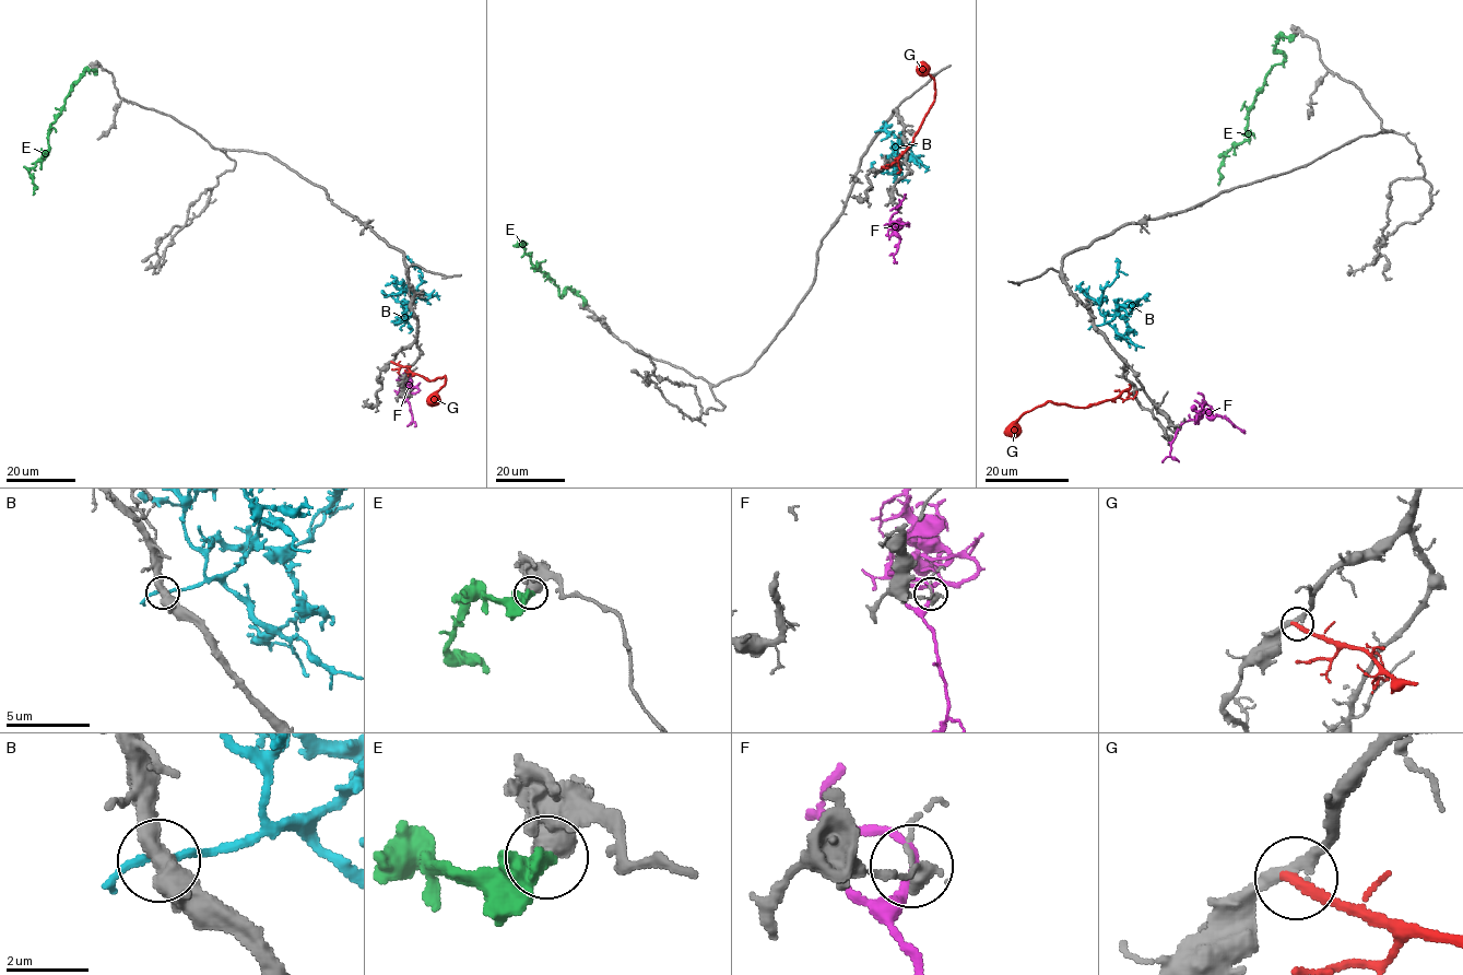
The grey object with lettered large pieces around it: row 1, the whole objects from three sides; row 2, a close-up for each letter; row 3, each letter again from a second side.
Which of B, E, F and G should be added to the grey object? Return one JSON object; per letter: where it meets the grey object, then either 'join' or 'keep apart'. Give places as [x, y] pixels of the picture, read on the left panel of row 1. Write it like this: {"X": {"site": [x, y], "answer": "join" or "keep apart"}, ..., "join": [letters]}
{"B": {"site": [412, 313], "answer": "keep apart"}, "E": {"site": [94, 69], "answer": "keep apart"}, "F": {"site": [409, 396], "answer": "keep apart"}, "G": {"site": [392, 362], "answer": "keep apart"}, "join": []}

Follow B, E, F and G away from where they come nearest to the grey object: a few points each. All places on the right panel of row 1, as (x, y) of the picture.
B: (1094, 326), (1104, 324), (1098, 303), (1104, 289), (1118, 273), (1118, 258)
E: (1295, 35), (1274, 45), (1284, 61), (1257, 94), (1249, 139), (1223, 157), (1218, 185)
F: (1181, 424), (1194, 422), (1207, 412), (1214, 418), (1220, 415), (1242, 430)
G: (1132, 385), (1113, 398), (1085, 407), (1046, 401), (1025, 412), (1011, 426), (1012, 437)

